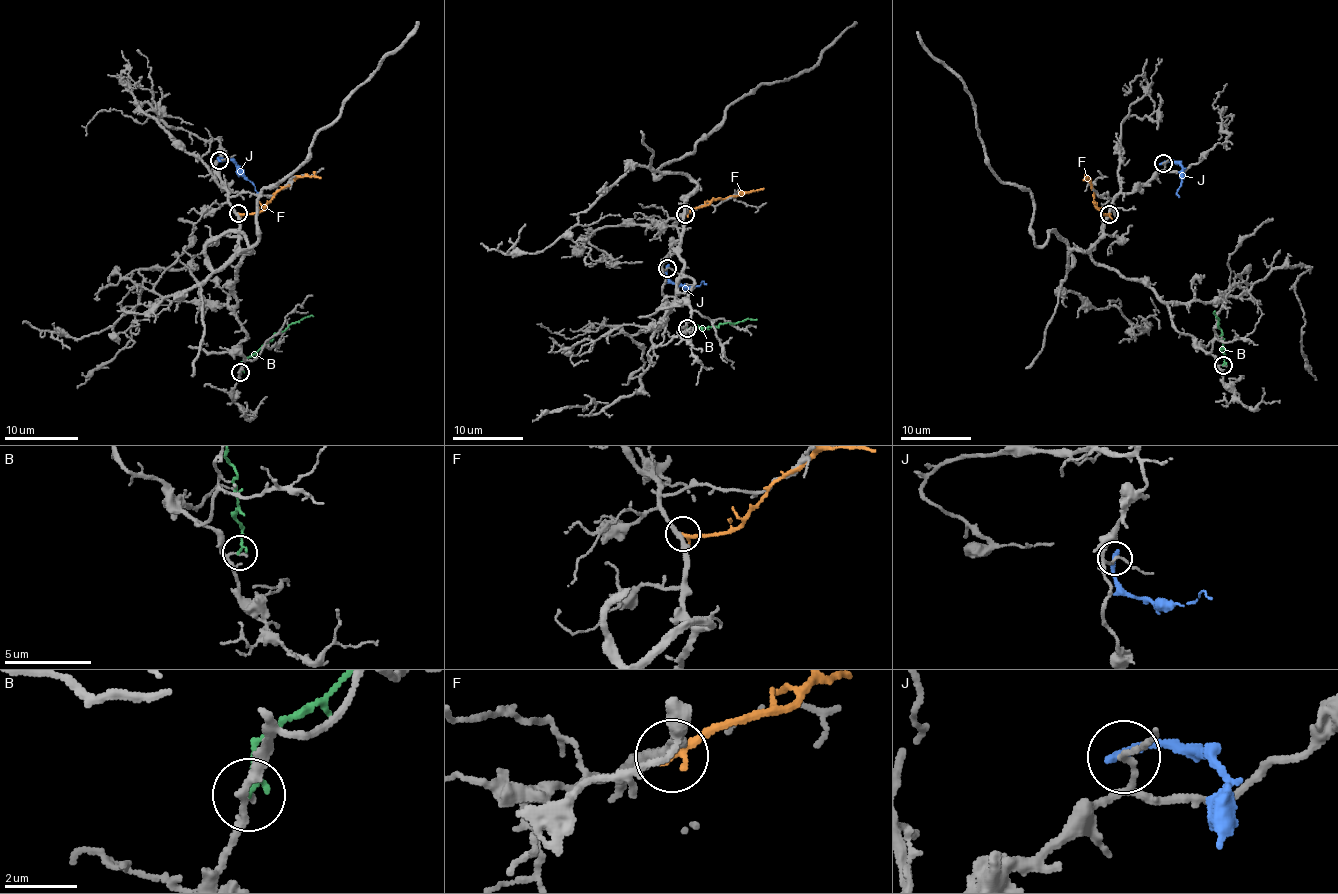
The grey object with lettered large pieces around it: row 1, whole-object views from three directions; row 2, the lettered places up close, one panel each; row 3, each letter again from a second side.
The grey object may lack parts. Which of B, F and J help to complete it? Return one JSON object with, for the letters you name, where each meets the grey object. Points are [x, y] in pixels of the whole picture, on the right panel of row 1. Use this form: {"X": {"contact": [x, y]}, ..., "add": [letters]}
{"add": []}

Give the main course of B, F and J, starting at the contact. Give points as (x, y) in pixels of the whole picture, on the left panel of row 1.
B: (239, 372), (241, 363), (267, 344), (275, 333), (306, 316), (314, 316)
F: (238, 213), (256, 213), (297, 178), (321, 178)
J: (219, 161), (230, 159), (260, 196)

